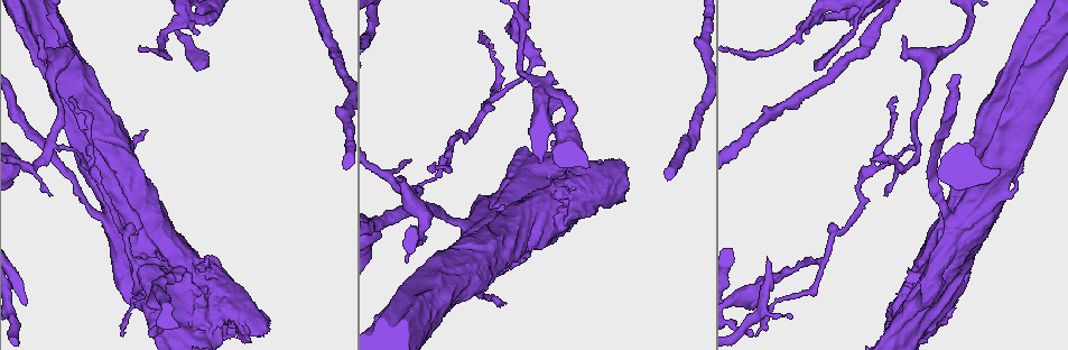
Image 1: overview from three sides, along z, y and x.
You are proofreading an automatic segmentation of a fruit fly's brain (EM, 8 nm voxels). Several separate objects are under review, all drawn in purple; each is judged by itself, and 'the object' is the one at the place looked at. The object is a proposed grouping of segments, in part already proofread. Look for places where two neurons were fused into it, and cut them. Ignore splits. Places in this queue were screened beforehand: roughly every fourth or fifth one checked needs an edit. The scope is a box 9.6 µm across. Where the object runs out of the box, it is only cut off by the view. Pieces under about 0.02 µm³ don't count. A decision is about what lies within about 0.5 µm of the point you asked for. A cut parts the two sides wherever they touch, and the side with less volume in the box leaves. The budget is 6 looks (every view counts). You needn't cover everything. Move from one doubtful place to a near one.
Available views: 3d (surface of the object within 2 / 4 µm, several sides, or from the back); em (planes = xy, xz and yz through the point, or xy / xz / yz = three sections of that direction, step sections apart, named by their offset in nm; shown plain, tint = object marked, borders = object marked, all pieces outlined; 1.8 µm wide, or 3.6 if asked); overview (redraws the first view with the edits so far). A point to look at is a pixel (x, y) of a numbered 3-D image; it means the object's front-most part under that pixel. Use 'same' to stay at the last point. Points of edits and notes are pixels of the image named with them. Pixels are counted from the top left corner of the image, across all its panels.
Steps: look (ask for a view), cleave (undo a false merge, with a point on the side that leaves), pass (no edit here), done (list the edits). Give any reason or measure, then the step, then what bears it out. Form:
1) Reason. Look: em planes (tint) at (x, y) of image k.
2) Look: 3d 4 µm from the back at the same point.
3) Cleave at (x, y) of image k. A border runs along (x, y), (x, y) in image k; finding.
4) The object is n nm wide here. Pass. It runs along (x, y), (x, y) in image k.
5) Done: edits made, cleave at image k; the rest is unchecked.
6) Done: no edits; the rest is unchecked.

Abrupt turn. Look: em xy step 8 (tint) at (441, 157) of image 1.

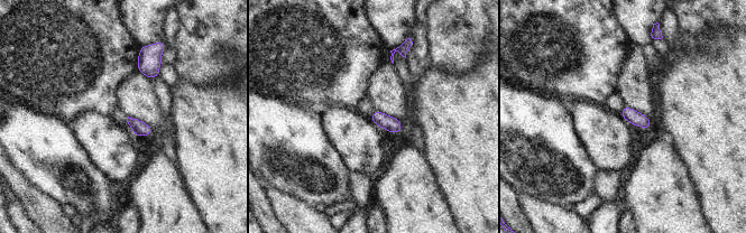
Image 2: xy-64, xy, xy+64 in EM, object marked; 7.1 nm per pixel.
Another direction. Look: em planes (tint) at the same point.

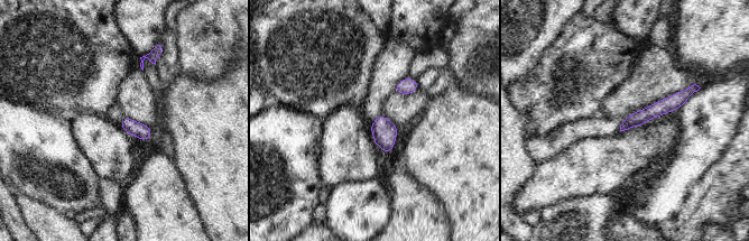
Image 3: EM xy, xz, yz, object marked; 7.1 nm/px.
The object is 110 nm wide here. Pass. One neuron here.

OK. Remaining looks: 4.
Thick turns thin. Look: 3d 2 µm at (198, 19) of image 1.

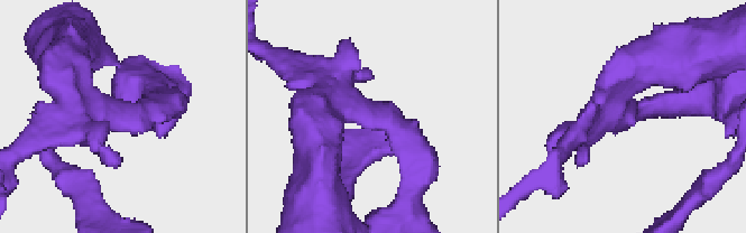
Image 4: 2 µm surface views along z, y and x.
Look: em 3.6 µm planes (tint) at (626, 111) of image 4.

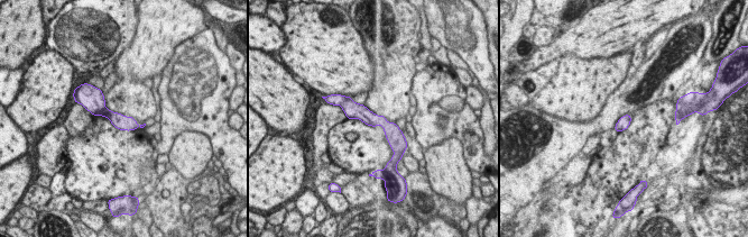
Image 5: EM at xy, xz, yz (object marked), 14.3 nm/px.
Cleave at (91, 98) of image 5. A border runs along (105, 108), (94, 115) in image 5; a second neuron is stuck on.

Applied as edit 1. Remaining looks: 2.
Look: overview.

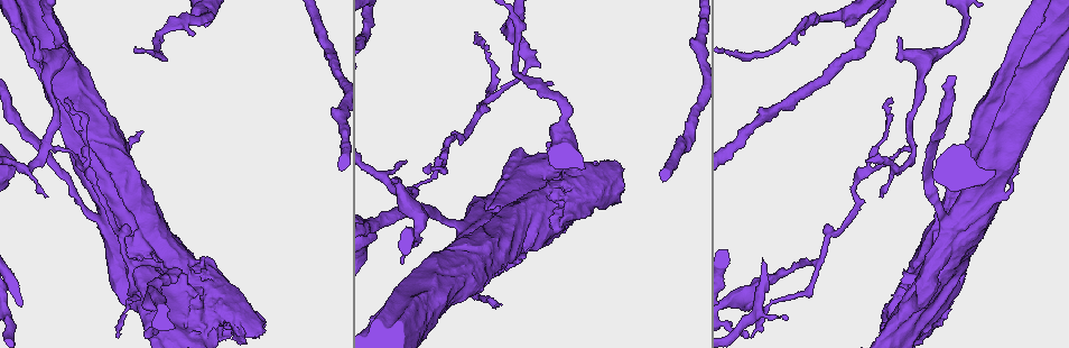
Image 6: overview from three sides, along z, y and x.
Touches itself. Look: em 3.6 µm planes (tint) at (540, 195) of image 6.

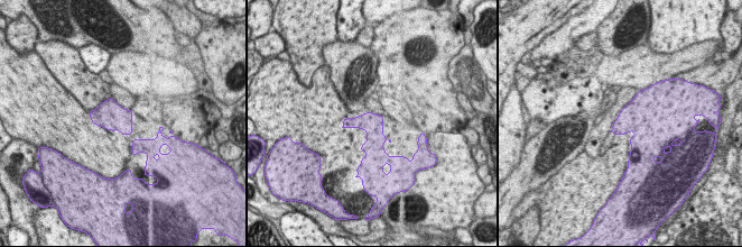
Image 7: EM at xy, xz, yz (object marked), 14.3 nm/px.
Pass. All the same neuron.

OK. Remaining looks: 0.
Done: edits made, cleave at image 5; the rest is unchecked.

